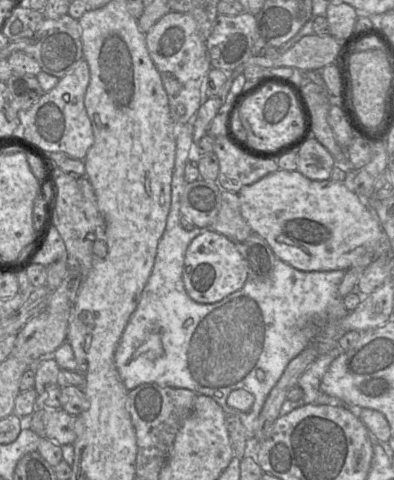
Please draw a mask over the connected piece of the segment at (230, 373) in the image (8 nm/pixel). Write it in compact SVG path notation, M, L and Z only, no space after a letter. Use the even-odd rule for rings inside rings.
M192 120L189 123L178 125L177 128L177 141L176 141L176 156L175 156L175 165L174 165L174 171L172 176L172 184L171 184L171 205L170 205L170 211L167 217L166 222L166 228L165 231L158 243L157 247L157 253L156 258L154 262L154 266L152 269L152 272L148 278L148 281L141 293L139 302L131 314L129 321L123 331L123 334L117 344L117 347L115 349L114 353L114 361L115 366L117 369L117 372L125 386L125 388L130 391L137 386L145 383L156 383L163 387L173 387L173 388L183 388L193 391L196 394L202 394L205 396L209 396L212 398L225 412L225 414L234 415L239 418L241 423L243 424L245 430L247 439L253 438L254 433L257 428L257 421L259 414L262 410L262 407L272 390L272 388L276 385L280 377L282 376L283 372L285 371L287 365L289 362L297 357L305 348L307 348L314 339L317 338L318 334L322 332L323 326L326 325L329 322L335 322L343 317L345 317L349 311L346 309L343 298L339 294L339 285L341 281L344 279L344 276L346 274L346 270L332 270L332 271L302 271L294 268L293 266L289 265L288 263L276 259L273 276L272 279L265 283L256 283L252 280L247 280L244 286L228 295L224 299L222 299L219 302L212 303L212 304L204 304L194 301L186 292L182 274L183 274L183 267L184 267L184 259L186 250L191 243L191 241L197 237L199 234L204 232L207 229L211 228L199 228L195 227L192 230L186 230L182 227L180 223L180 205L181 205L181 197L184 190L184 186L186 184L184 179L184 170L186 163L189 161L189 153L191 150L193 141L193 125ZM258 370L262 370L265 374L265 380L259 381L256 377L256 373ZM237 389L243 389L248 392L250 392L254 396L254 403L252 405L252 408L248 412L242 412L238 409L229 407L227 404L227 398L229 394L233 390Z

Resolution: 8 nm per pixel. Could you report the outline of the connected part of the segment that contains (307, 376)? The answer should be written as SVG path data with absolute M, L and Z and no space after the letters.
M339 346L331 351L319 354L310 364L298 380L298 385L304 392L303 404L326 404L332 406L344 406L337 398L328 396L320 390L321 380L331 363L342 353Z

